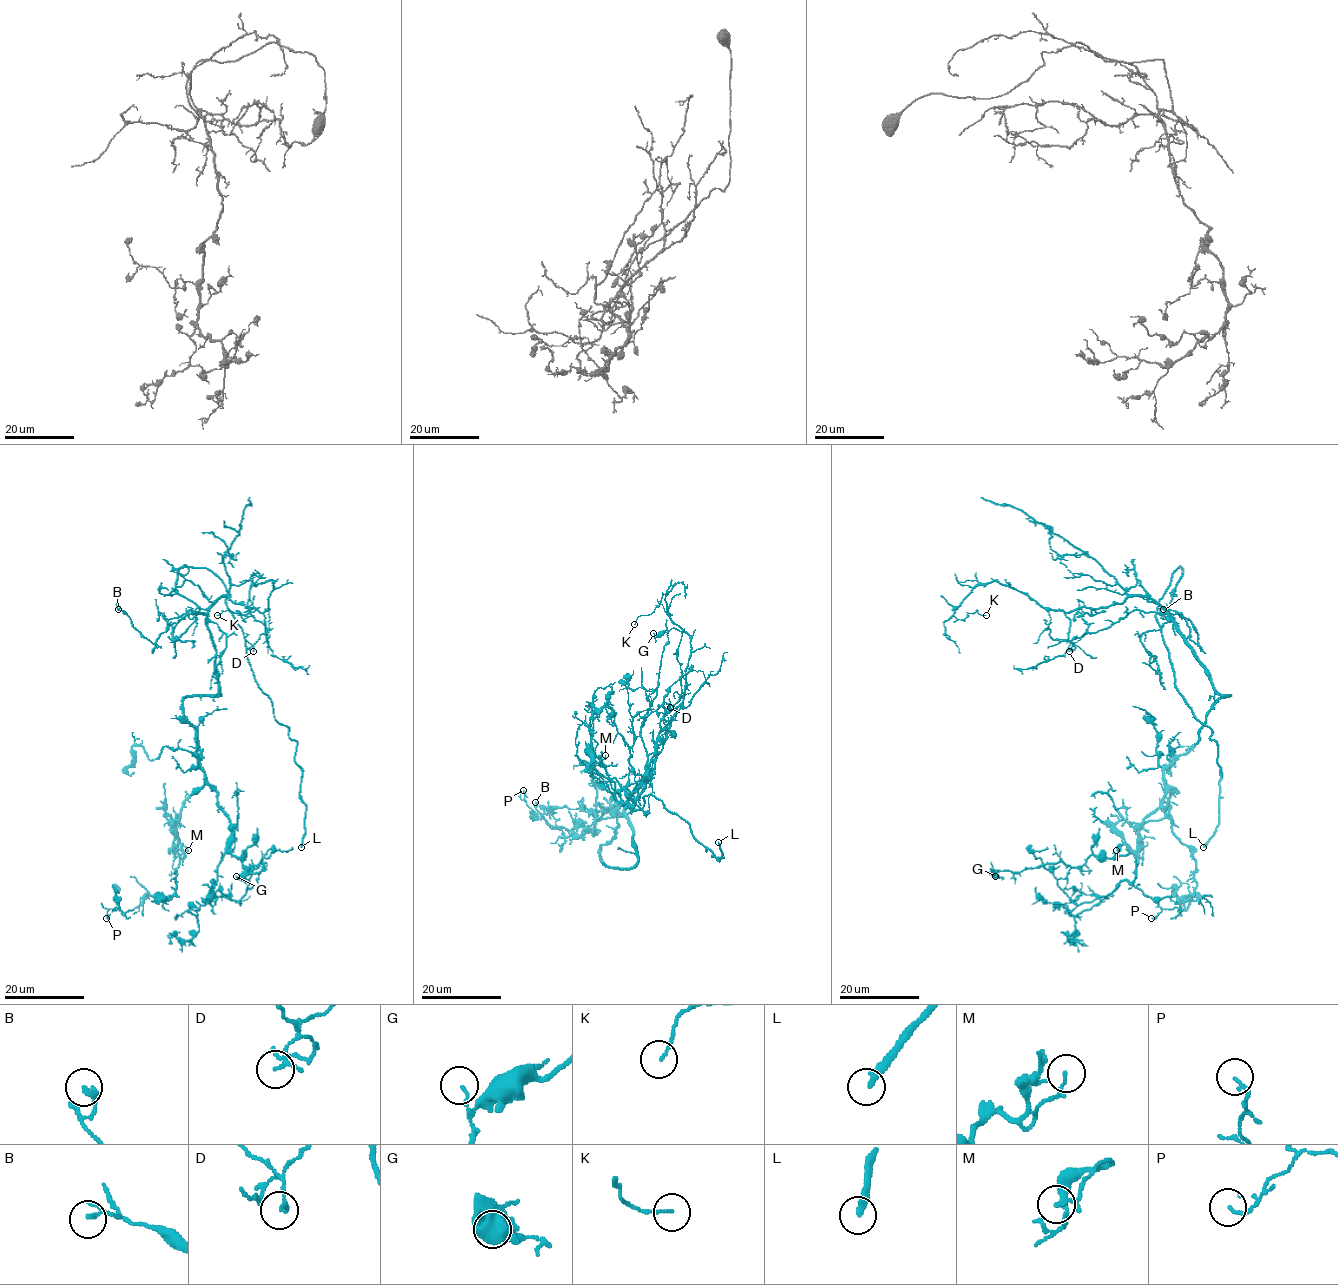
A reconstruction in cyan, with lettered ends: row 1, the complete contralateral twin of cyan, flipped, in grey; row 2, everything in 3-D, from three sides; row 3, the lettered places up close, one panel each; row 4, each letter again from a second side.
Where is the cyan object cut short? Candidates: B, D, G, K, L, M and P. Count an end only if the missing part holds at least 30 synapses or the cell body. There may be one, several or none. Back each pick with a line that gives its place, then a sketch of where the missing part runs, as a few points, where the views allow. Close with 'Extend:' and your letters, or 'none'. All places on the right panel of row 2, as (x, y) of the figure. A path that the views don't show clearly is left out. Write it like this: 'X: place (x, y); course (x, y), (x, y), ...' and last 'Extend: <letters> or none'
L: place (1203, 847); course (1203, 847), (1209, 878), (1217, 887)
Extend: L

